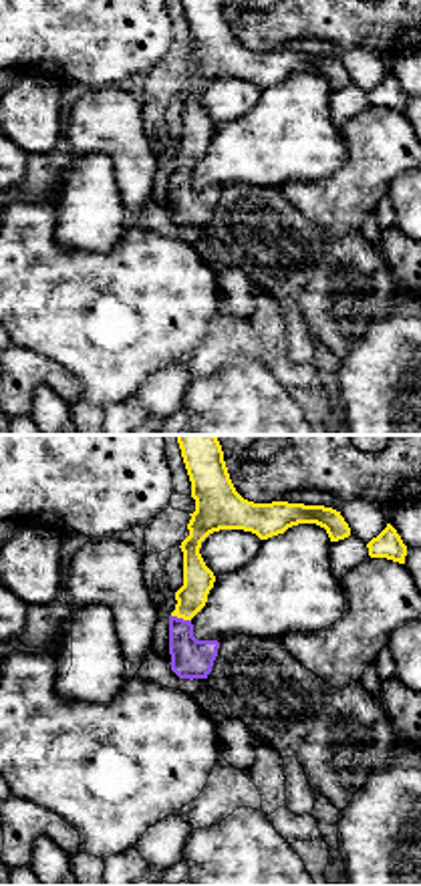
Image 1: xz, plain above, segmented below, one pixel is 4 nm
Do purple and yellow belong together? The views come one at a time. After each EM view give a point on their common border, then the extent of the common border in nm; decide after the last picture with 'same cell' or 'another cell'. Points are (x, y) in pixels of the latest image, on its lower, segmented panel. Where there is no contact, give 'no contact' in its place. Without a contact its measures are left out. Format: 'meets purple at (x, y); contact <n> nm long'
meets purple at (182, 619); contact 80 nm long

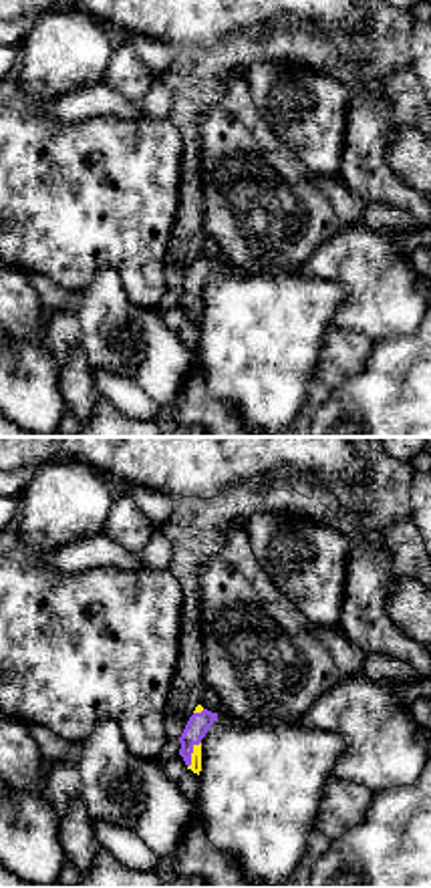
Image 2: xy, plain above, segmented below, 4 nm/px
meets purple at (190, 756); contact 120 nm long

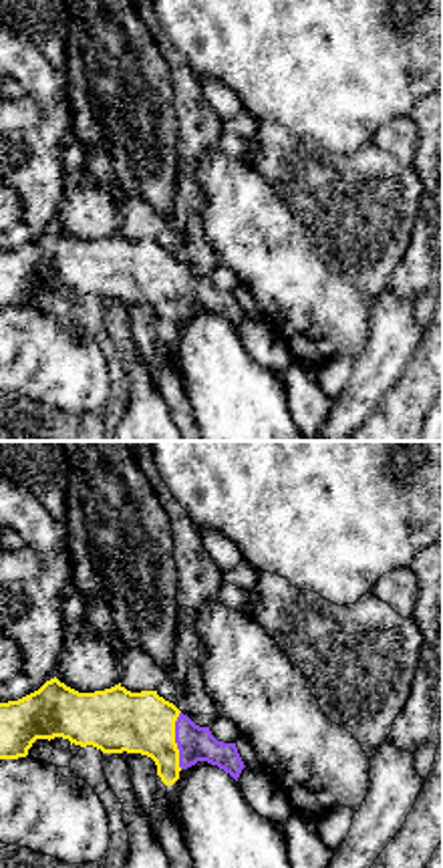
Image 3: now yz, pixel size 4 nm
meets purple at (176, 740); contact 240 nm long

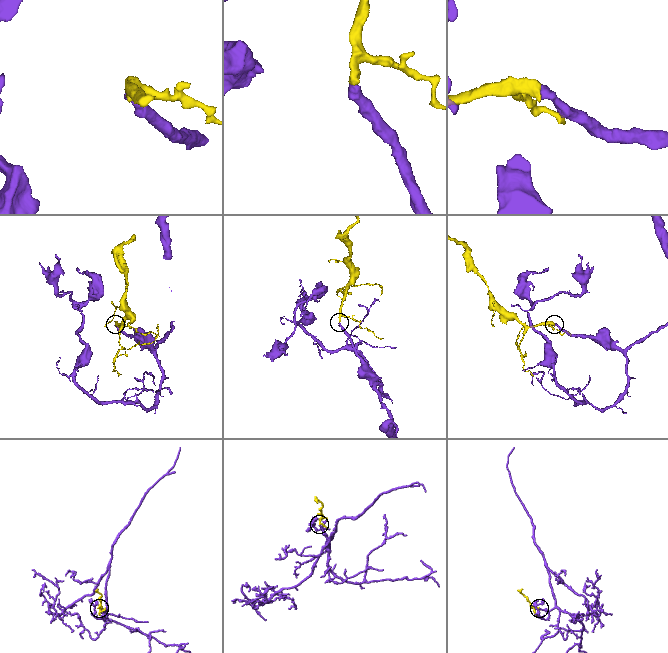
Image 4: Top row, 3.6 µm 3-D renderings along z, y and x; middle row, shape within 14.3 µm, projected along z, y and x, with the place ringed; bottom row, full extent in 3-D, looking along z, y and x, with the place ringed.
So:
same cell

